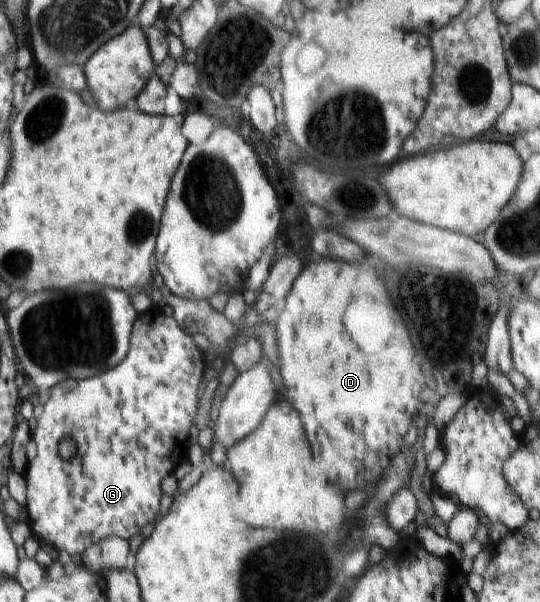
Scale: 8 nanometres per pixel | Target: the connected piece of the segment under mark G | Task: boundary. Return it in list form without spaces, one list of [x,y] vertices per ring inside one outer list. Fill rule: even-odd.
[[[147,311],[147,313],[143,313],[139,317],[139,325],[135,325],[135,337],[131,337],[131,357],[127,357],[127,361],[123,361],[123,365],[119,365],[119,369],[111,369],[105,375],[100,373],[93,378],[75,381],[67,379],[67,381],[62,381],[59,385],[54,385],[51,388],[49,400],[44,404],[43,414],[37,420],[37,426],[33,431],[37,455],[33,460],[29,461],[24,477],[27,486],[25,509],[28,513],[28,526],[33,536],[39,541],[50,541],[57,551],[65,549],[70,555],[75,555],[75,553],[82,555],[95,542],[107,536],[115,535],[115,537],[121,537],[121,539],[129,539],[131,535],[141,531],[145,525],[153,523],[157,519],[159,503],[161,503],[161,497],[163,497],[161,495],[161,481],[181,461],[183,453],[179,453],[179,449],[181,449],[183,443],[187,443],[189,427],[193,425],[193,419],[197,415],[197,391],[199,391],[201,379],[203,379],[203,357],[201,357],[199,347],[195,347],[195,343],[191,339],[191,332],[185,332],[173,317],[165,317],[163,313]],[[65,435],[73,437],[77,444],[77,455],[71,461],[64,461],[57,452],[57,444]]]

